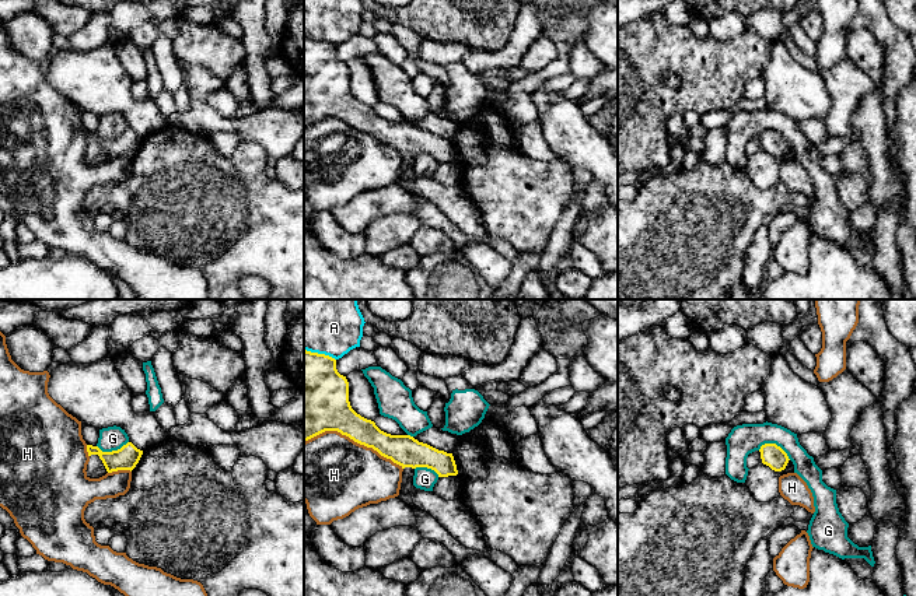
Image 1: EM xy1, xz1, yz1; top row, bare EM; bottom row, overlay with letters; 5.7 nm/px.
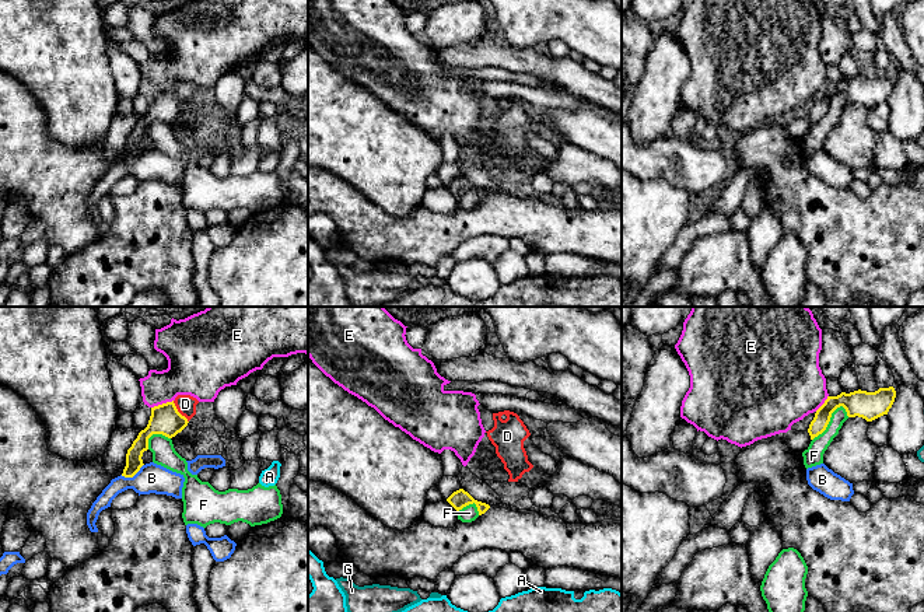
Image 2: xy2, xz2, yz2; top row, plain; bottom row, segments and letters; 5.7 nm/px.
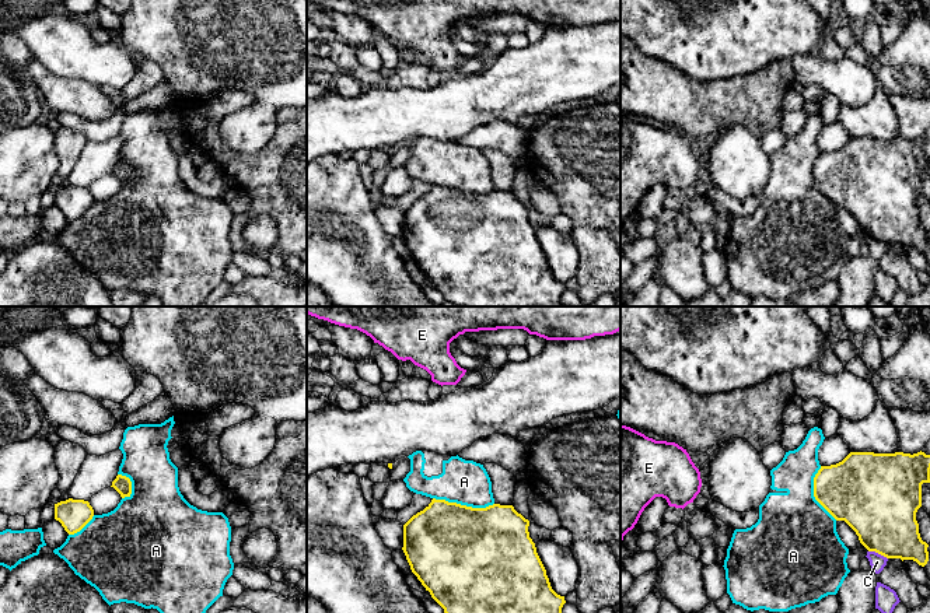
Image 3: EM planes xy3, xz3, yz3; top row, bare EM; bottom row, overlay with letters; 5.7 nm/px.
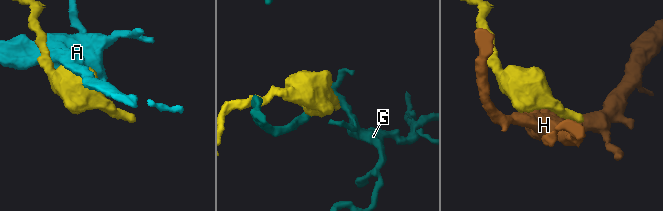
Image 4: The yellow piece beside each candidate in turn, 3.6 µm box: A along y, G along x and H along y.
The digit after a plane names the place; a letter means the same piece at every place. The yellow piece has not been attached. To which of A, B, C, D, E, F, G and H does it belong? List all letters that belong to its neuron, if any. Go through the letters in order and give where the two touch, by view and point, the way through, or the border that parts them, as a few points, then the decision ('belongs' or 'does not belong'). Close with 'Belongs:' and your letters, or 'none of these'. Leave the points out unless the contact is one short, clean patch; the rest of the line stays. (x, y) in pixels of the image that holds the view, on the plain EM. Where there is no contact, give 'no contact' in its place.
A: contact xz3 (464, 192); does not belong
B: contact xy2 (132, 163); does not belong
C: contact yz3 (878, 240); border yz3 (869, 237), (874, 237), (887, 245); does not belong
D: contact xy2 (178, 98); way xy2 (165, 105), (172, 104), (178, 98), (185, 90); belongs
E: contact xy2 (163, 90); border xy2 (172, 86), (151, 94); does not belong
F: contact yz2 (828, 109); does not belong
G: contact yz1 (775, 130); border yz1 (758, 136), (765, 130), (776, 130), (790, 146); does not belong
H: contact xz1 (353, 126); does not belong
Belongs: D

